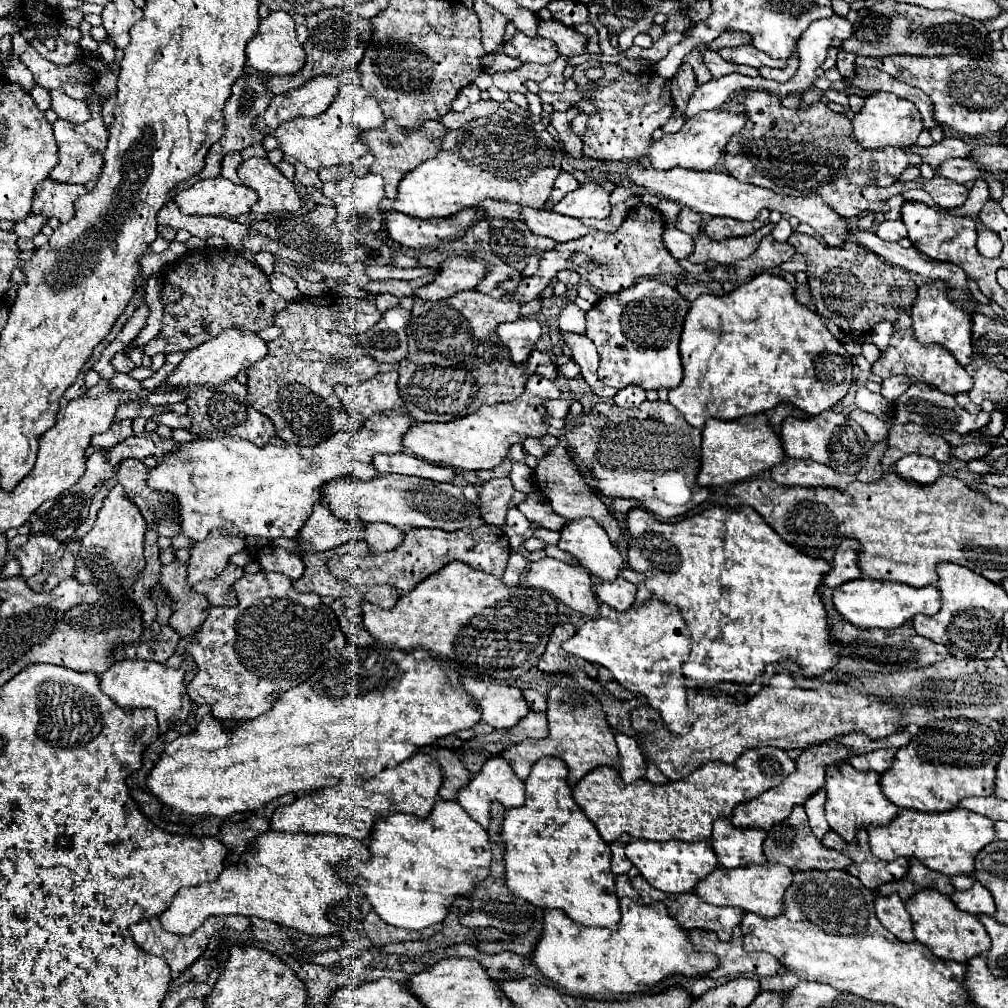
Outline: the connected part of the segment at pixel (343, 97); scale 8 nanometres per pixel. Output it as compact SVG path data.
M345 84L339 88L337 98L331 102L331 106L319 116L319 118L295 118L291 122L281 124L273 136L279 140L279 150L283 154L295 156L301 164L305 164L311 170L327 170L337 168L339 178L329 182L339 182L343 178L357 177L350 172L349 166L338 166L337 164L351 164L353 160L359 160L369 152L365 146L361 132L379 128L385 122L385 116L381 108L377 106L377 100L359 84Z

